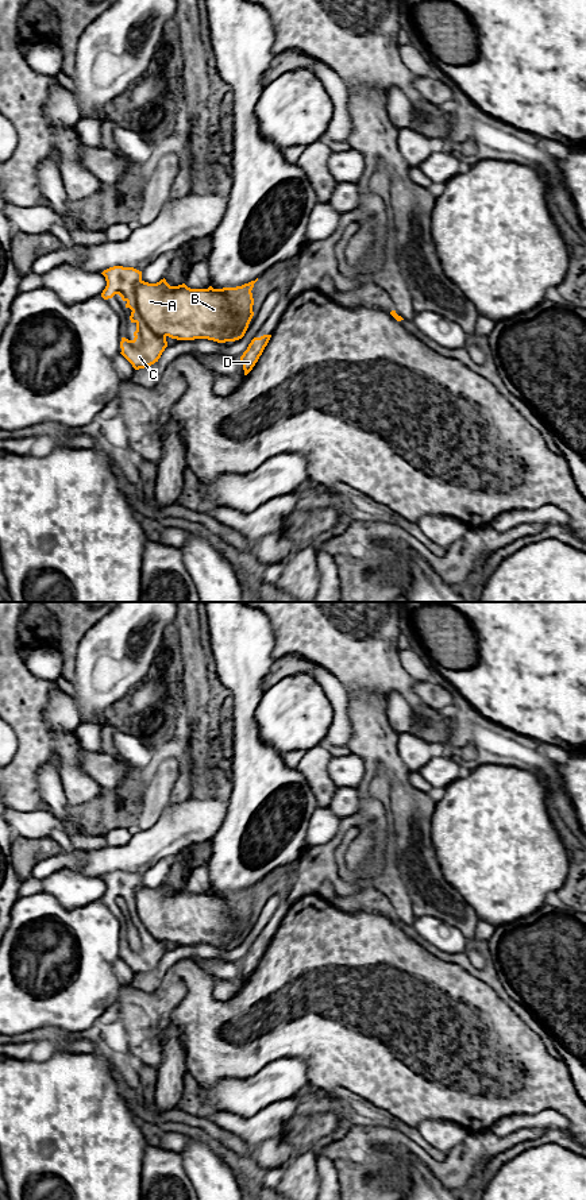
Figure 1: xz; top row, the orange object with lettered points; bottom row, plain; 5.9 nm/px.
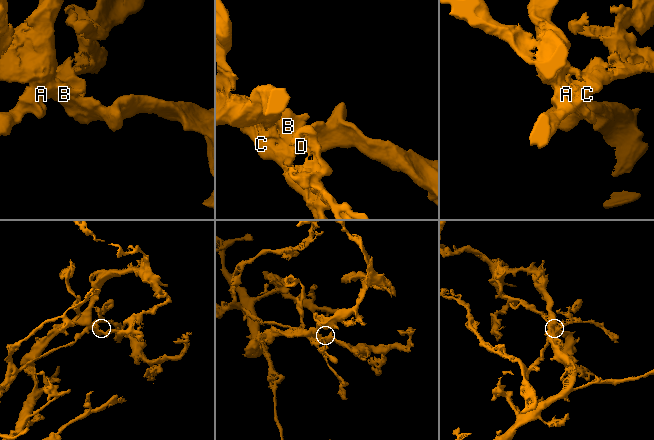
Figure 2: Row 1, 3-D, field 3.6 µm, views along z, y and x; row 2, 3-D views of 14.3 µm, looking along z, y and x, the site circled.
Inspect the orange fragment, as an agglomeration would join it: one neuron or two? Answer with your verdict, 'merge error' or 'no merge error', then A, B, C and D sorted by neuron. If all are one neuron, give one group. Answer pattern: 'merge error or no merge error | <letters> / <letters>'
merge error | A B / C D

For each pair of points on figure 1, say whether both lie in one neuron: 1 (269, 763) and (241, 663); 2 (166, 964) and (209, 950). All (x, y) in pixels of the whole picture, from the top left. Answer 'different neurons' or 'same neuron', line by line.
1: same neuron
2: same neuron

